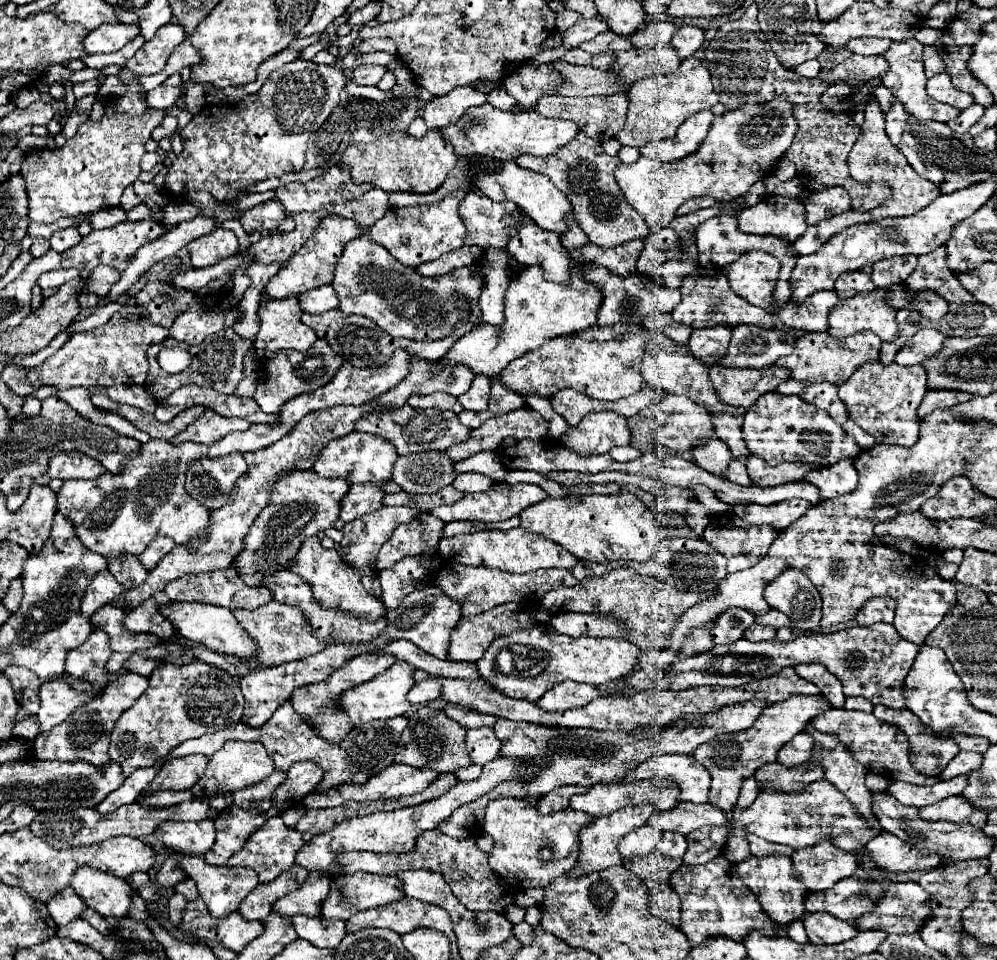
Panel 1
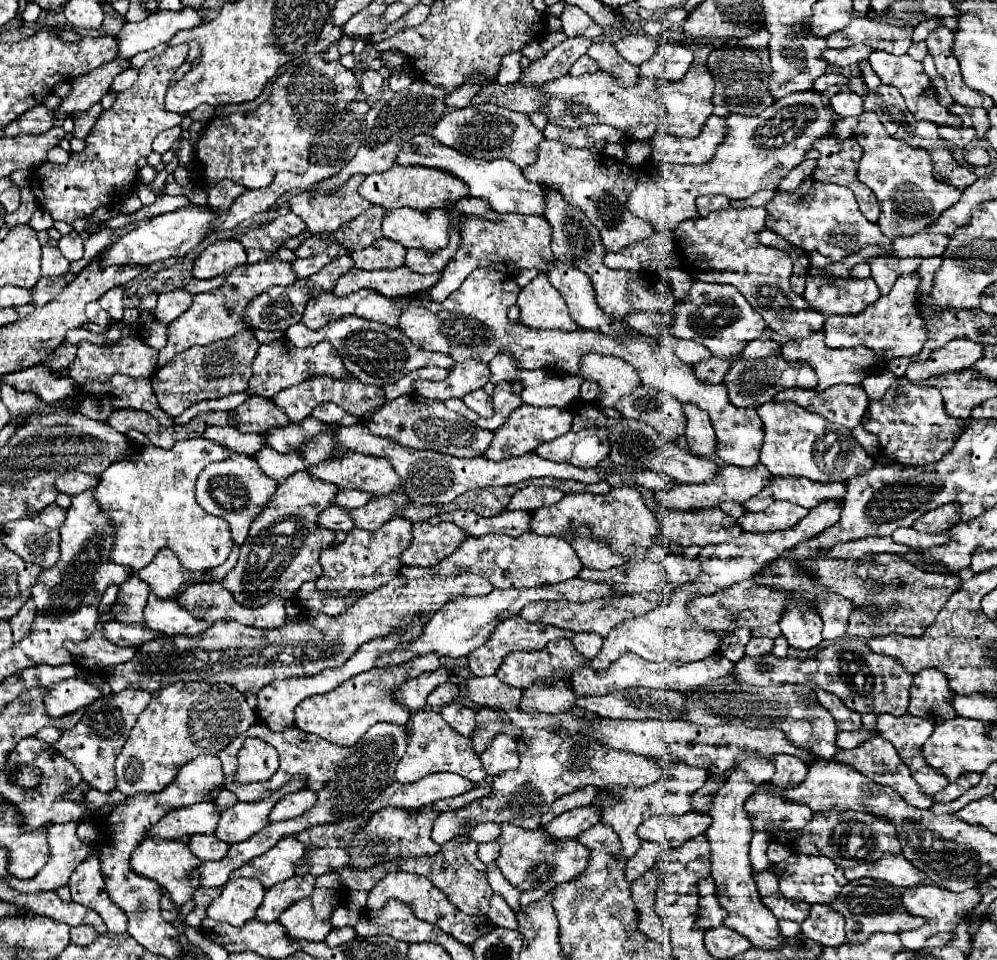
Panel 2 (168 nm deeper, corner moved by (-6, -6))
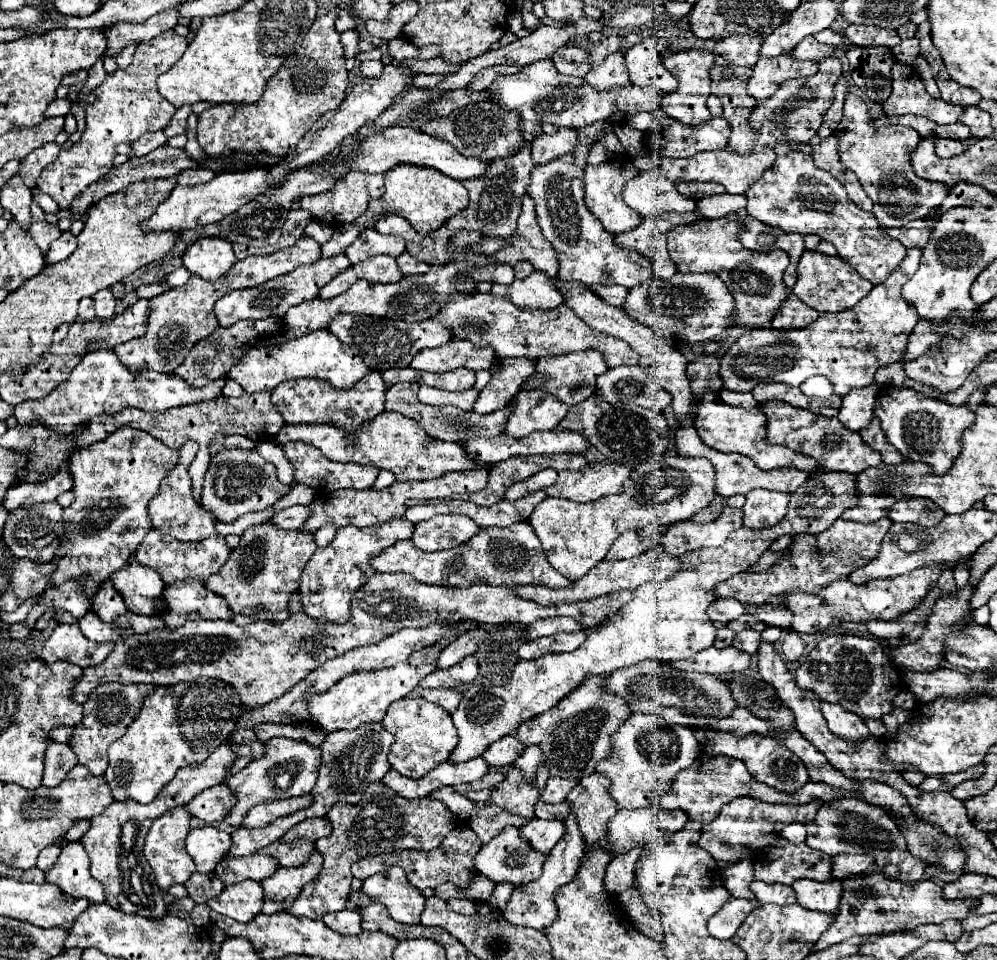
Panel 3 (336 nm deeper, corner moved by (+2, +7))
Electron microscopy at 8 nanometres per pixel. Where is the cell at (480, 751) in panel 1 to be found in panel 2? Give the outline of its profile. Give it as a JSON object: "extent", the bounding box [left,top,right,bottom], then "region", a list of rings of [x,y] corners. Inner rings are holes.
{"extent":[481,733,519,775],"region":[[[497,733],[493,741],[481,755],[483,769],[487,775],[499,775],[503,771],[511,771],[519,767],[519,753],[517,743],[505,733]]]}

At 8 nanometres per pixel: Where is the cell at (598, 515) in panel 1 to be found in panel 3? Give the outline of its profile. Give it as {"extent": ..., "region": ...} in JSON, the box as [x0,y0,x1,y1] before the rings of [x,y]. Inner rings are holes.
{"extent":[545,462,631,502],"region":[[[593,462],[577,472],[561,470],[557,482],[545,492],[555,498],[567,498],[573,502],[593,502],[613,492],[623,490],[623,482],[631,474],[631,468],[623,464]]]}

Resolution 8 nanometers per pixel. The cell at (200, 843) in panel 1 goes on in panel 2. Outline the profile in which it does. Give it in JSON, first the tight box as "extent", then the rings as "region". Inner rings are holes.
{"extent":[187,835,229,861],"region":[[[191,835],[187,847],[201,861],[219,861],[227,855],[229,845],[219,841],[215,835]]]}

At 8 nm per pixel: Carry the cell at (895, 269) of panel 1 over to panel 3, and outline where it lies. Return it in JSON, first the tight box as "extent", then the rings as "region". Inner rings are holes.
{"extent":[745,142,905,284],"region":[[[779,142],[775,146],[775,154],[777,158],[773,166],[767,168],[745,192],[747,214],[769,226],[781,228],[783,232],[817,234],[823,240],[833,242],[839,256],[845,256],[845,260],[871,284],[887,280],[905,256],[901,242],[891,240],[891,236],[879,228],[871,212],[855,208],[855,204],[847,200],[847,192],[843,192],[839,180],[817,168],[811,154],[795,152],[787,142]]]}

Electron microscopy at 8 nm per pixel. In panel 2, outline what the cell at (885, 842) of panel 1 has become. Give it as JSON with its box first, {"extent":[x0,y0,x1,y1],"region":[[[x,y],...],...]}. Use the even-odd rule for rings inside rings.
{"extent":[845,853,927,887],"region":[[[885,853],[877,861],[845,869],[845,877],[849,881],[871,877],[871,879],[887,881],[897,887],[915,887],[927,881],[927,875],[919,871],[911,861],[907,861],[901,853]]]}

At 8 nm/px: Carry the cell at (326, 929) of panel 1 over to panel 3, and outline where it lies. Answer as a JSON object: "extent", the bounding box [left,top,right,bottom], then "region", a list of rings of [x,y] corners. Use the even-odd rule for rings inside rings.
{"extent":[321,910,363,934],"region":[[[357,910],[331,912],[331,914],[325,914],[321,920],[331,930],[335,930],[339,934],[359,934],[359,932],[363,932],[363,928],[361,928],[361,914]]]}

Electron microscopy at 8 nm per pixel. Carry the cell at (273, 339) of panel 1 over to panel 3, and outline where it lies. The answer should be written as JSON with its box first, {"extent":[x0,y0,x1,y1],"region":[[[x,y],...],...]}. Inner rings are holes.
{"extent":[227,330,371,392],"region":[[[319,330],[319,332],[311,332],[309,336],[301,336],[299,340],[291,340],[291,344],[283,344],[283,348],[255,346],[229,370],[227,376],[237,384],[241,384],[245,392],[263,392],[263,390],[271,392],[273,388],[277,388],[277,384],[297,378],[327,380],[333,388],[349,390],[369,372],[371,368],[363,362],[363,358],[353,348],[339,342],[329,330]]]}

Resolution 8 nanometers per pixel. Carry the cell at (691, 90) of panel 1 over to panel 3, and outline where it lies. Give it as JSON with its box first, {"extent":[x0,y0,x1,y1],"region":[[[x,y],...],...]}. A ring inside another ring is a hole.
{"extent":[663,48,715,126],"region":[[[695,48],[675,52],[664,59],[663,64],[665,68],[679,80],[677,92],[673,92],[671,96],[663,98],[663,110],[671,118],[675,118],[675,120],[679,120],[681,124],[687,124],[687,126],[703,124],[703,122],[707,122],[711,118],[711,112],[705,106],[705,100],[711,94],[711,90],[709,90],[709,84],[711,84],[709,70],[711,70],[713,62],[715,62],[715,54],[713,52],[709,52],[709,50],[695,50]]]}

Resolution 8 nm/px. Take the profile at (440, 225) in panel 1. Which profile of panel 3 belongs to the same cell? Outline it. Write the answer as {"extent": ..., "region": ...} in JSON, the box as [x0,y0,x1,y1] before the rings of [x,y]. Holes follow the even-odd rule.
{"extent":[397,252,429,276],"region":[[[403,252],[403,256],[399,256],[397,258],[397,266],[399,266],[399,270],[401,270],[401,274],[403,276],[417,276],[417,274],[425,274],[425,272],[429,272],[429,264],[423,264],[423,262],[419,262],[419,260],[415,260],[413,256],[409,256],[407,252]]]}

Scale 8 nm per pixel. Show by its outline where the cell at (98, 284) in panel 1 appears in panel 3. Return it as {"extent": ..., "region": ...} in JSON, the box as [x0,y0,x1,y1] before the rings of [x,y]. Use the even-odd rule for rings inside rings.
{"extent":[93,290,117,320],"region":[[[101,290],[101,292],[97,292],[97,294],[93,296],[93,300],[95,300],[95,312],[97,312],[97,318],[99,318],[99,320],[107,320],[107,318],[111,318],[111,316],[115,314],[115,304],[117,304],[117,300],[113,298],[111,290]]]}

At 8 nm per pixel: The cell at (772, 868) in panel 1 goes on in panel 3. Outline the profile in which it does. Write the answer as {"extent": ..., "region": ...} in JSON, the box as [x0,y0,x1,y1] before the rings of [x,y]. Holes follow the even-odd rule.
{"extent":[751,880,795,906],"region":[[[753,880],[751,890],[761,904],[779,904],[779,906],[795,904],[795,892],[791,886],[785,884],[763,884]]]}

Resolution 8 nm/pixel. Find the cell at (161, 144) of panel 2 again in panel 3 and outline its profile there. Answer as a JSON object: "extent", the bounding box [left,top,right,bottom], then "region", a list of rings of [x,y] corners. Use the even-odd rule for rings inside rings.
{"extent":[131,130,169,158],"region":[[[159,130],[159,132],[151,132],[151,134],[141,136],[139,140],[135,140],[131,144],[131,148],[133,148],[133,154],[139,158],[139,156],[147,156],[149,152],[153,152],[159,146],[165,146],[167,140],[169,140],[169,136],[163,130]]]}

